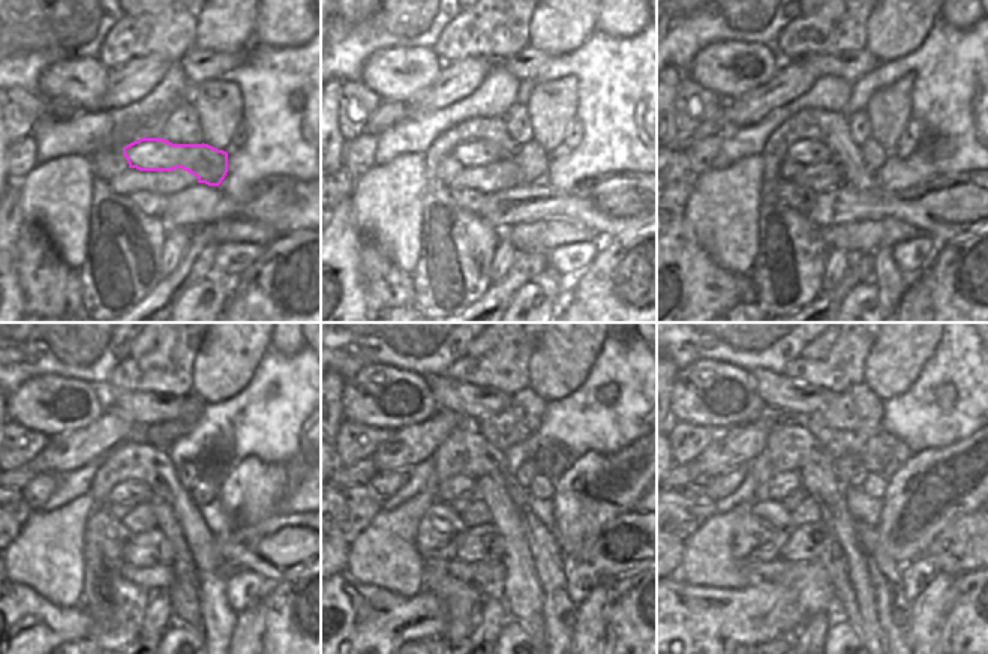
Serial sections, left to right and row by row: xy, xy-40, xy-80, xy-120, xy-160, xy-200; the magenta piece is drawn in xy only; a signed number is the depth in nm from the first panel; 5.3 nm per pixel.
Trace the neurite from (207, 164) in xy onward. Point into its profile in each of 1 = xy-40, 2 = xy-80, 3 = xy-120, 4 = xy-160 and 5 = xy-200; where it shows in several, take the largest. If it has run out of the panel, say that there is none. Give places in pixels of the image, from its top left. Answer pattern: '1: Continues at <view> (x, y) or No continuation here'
1: Continues at xy-40 (473, 153)
2: Continues at xy-80 (805, 153)
3: Continues at xy-120 (131, 492)
4: Continues at xy-160 (456, 486)
5: Continues at xy-200 (781, 485).

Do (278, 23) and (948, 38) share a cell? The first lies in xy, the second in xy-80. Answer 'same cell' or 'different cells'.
different cells

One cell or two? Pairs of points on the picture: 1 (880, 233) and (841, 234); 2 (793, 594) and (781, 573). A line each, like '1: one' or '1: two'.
1: one
2: two

